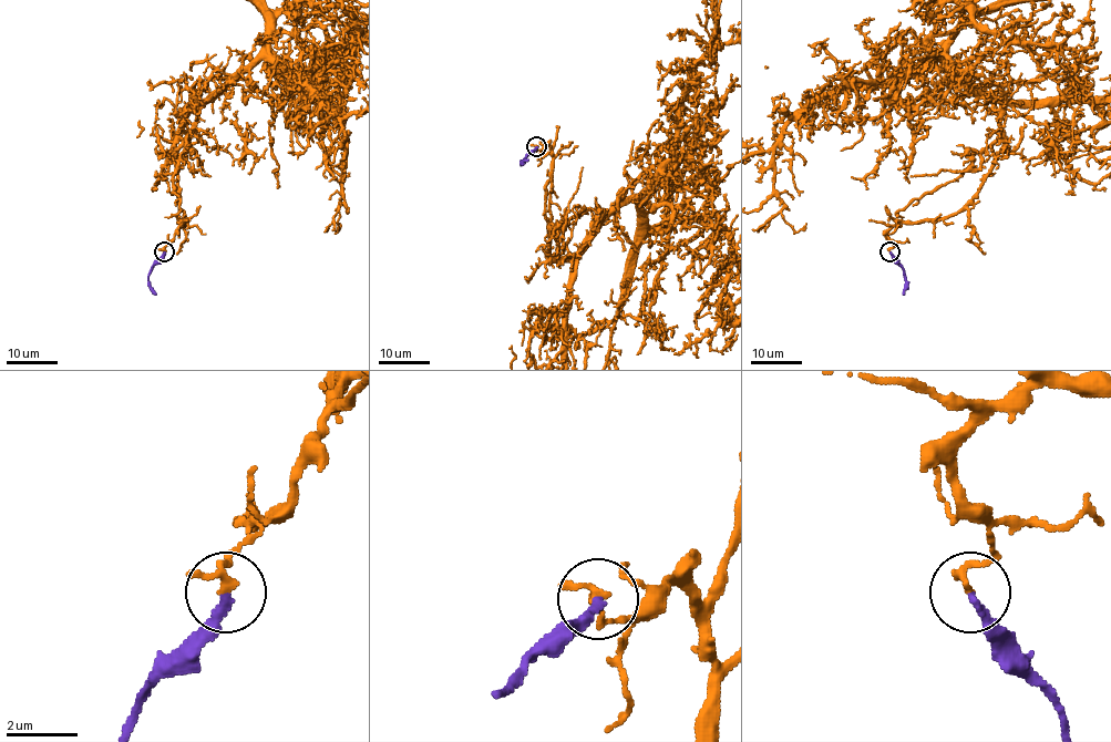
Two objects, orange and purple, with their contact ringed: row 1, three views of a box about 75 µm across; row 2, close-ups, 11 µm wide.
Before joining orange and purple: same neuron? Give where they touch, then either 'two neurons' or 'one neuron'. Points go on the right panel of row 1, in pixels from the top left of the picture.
place (890, 251); two neurons

